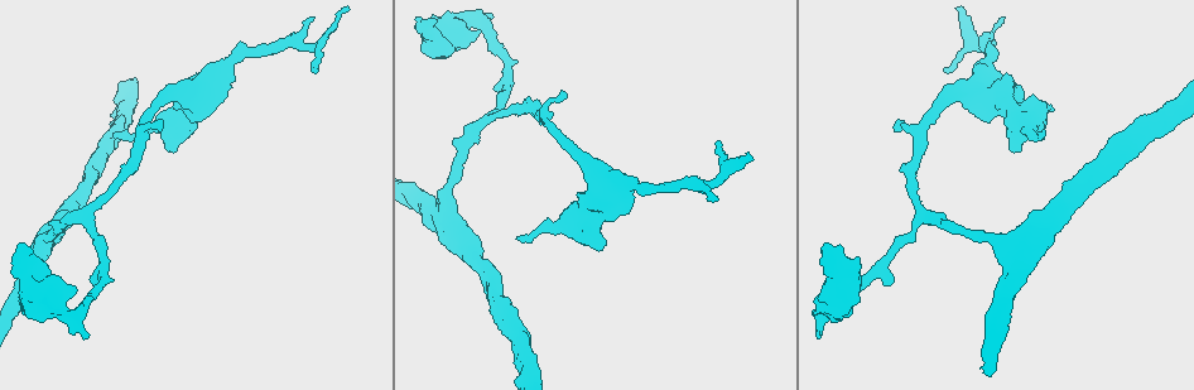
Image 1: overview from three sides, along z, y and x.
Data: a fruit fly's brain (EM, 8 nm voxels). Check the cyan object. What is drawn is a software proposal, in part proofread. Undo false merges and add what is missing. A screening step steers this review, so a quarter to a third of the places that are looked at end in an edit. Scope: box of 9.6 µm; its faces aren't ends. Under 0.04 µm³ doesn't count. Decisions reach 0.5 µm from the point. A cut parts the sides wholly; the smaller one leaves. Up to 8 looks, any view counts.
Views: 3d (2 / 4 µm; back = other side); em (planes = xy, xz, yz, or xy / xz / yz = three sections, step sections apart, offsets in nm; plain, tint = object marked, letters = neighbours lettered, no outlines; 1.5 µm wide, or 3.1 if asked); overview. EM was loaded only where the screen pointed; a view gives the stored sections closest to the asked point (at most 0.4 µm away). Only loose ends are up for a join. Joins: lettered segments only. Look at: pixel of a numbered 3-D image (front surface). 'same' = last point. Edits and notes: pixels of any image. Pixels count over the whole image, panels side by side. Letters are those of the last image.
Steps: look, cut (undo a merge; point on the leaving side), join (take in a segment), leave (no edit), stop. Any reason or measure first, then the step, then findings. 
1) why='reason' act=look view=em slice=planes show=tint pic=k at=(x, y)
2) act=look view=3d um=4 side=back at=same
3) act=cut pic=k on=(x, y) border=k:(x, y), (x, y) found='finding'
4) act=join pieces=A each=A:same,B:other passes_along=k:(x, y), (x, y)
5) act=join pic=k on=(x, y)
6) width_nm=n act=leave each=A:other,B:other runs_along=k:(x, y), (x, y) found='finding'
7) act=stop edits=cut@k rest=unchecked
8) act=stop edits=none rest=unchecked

why='branch stops here' act=look view=em slice=yz step=8 show=tint pic=1 at=(944, 71)

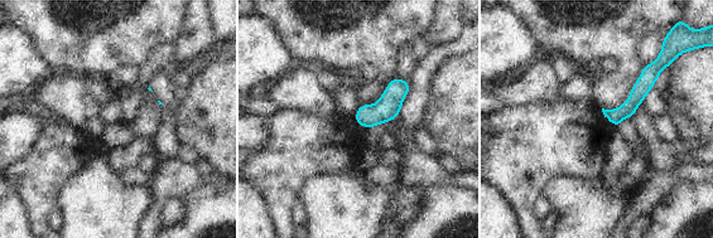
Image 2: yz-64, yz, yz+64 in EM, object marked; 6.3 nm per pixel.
act=look view=em slice=planes show=letters at=same

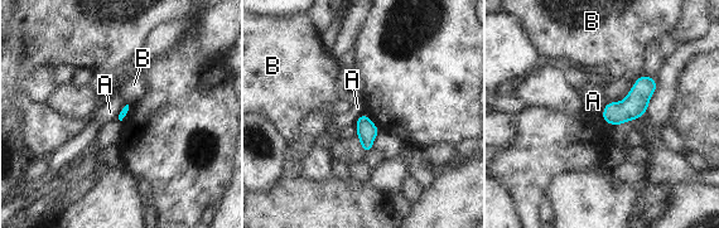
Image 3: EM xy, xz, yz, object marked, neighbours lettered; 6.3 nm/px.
act=leave each=A:other,B:other border=3:(607, 102), (601, 115) found='no lettered segment goes on from it'

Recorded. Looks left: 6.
why='branch stops here' act=look view=em slice=xy step=8 show=tint pic=1 at=(712, 202)

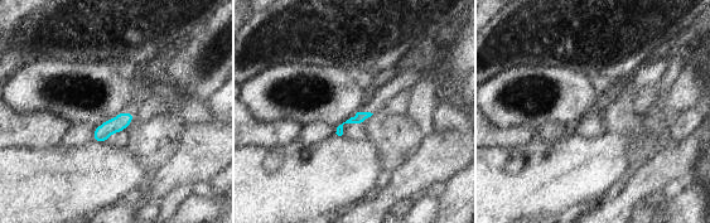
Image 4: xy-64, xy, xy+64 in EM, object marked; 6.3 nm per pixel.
why='cut it another way' act=look view=em slice=planes show=letters at=same

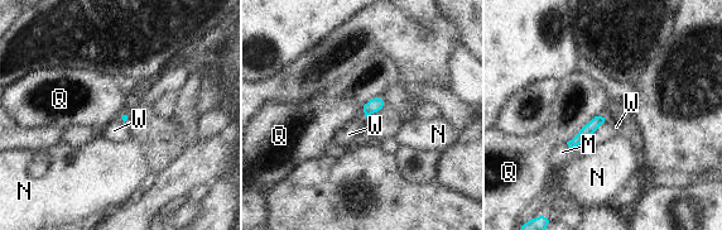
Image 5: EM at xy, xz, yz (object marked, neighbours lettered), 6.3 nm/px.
act=leave each=M:other,N:other,Q:other,W:other border=5:(605, 116), (593, 116), (566, 142) found='no lettered segment goes on from it'

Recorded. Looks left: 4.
why='sudden change in width' act=look view=3d um=2 pic=1 at=(233, 62)

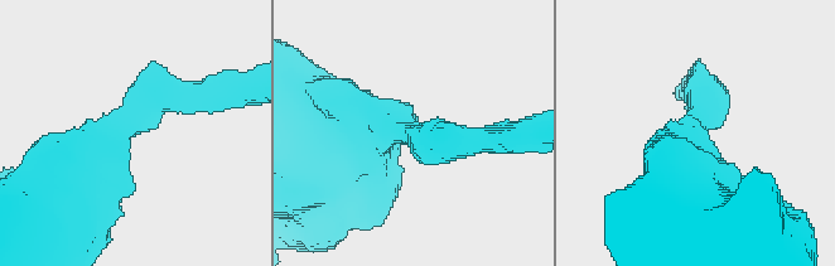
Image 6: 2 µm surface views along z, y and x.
why='need the tissue' act=look view=em slice=planes show=tint pic=6 at=(122, 133)

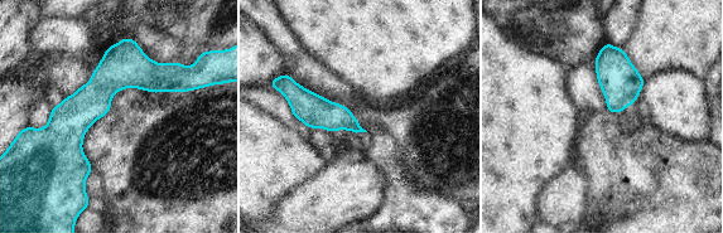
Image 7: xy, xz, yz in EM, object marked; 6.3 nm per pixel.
act=look view=em slice=planes show=letters at=same

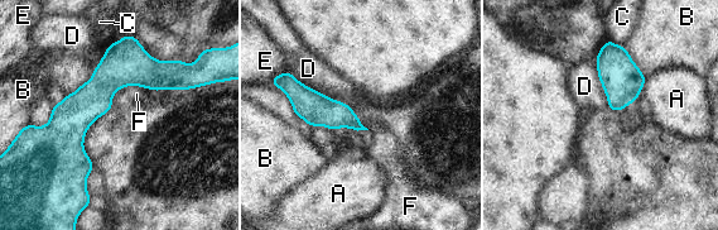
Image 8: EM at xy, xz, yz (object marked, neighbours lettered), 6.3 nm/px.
width_nm=30 act=leave each=A:other,B:other,C:other,D:other,E:other,F:other runs_along=8:(123, 43), (73, 116), (77, 186) found='continuous, no second cell'

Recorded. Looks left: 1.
act=stop edits=none rest=unchecked

